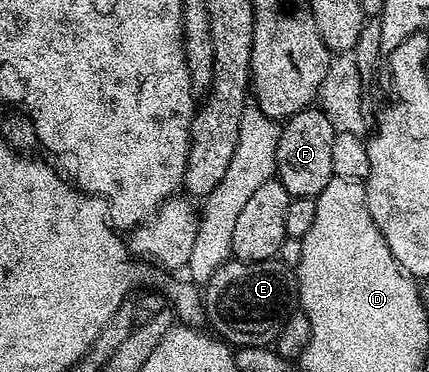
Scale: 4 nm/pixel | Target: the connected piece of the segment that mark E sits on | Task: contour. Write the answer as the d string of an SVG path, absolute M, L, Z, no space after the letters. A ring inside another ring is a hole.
M231 258L220 266L220 270L209 273L205 284L205 319L209 326L211 324L215 328L213 331L230 346L242 348L273 345L290 315L296 311L295 273L277 259L249 264Z

